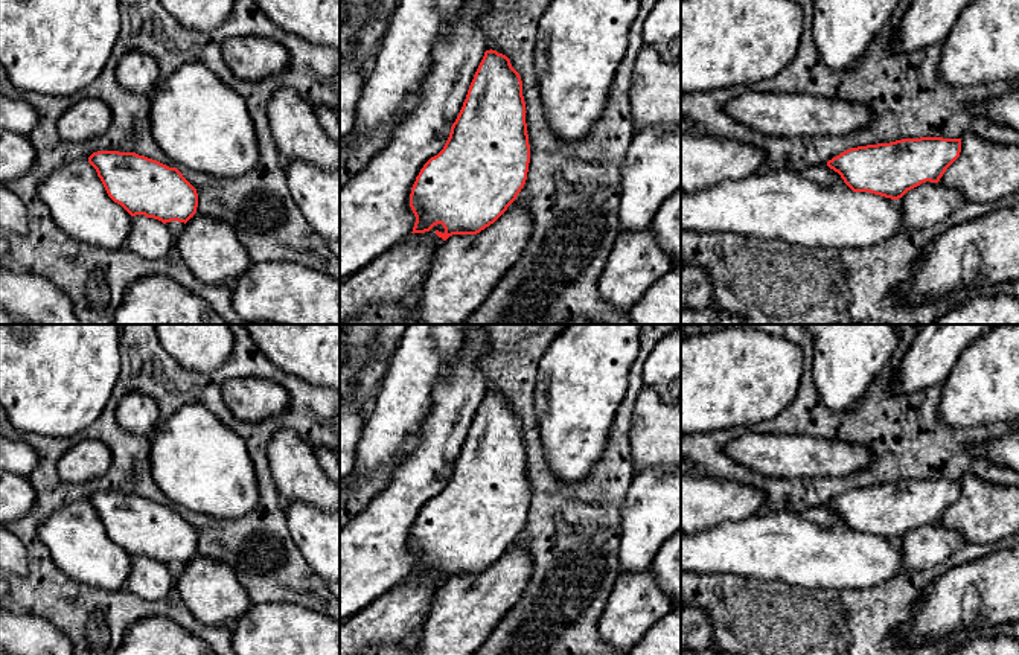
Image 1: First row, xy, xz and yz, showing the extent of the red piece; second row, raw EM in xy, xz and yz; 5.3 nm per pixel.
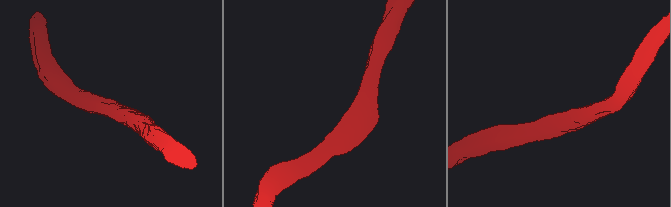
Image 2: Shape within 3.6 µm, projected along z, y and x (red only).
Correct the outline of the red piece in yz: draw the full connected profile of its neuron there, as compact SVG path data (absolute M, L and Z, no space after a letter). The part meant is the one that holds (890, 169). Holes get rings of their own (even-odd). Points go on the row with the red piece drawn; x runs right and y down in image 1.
M902 139L890 143L850 148L829 160L827 166L838 172L853 192L870 192L899 200L922 183L938 183L946 169L960 157L960 152L961 139Z

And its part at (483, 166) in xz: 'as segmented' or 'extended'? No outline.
as segmented

